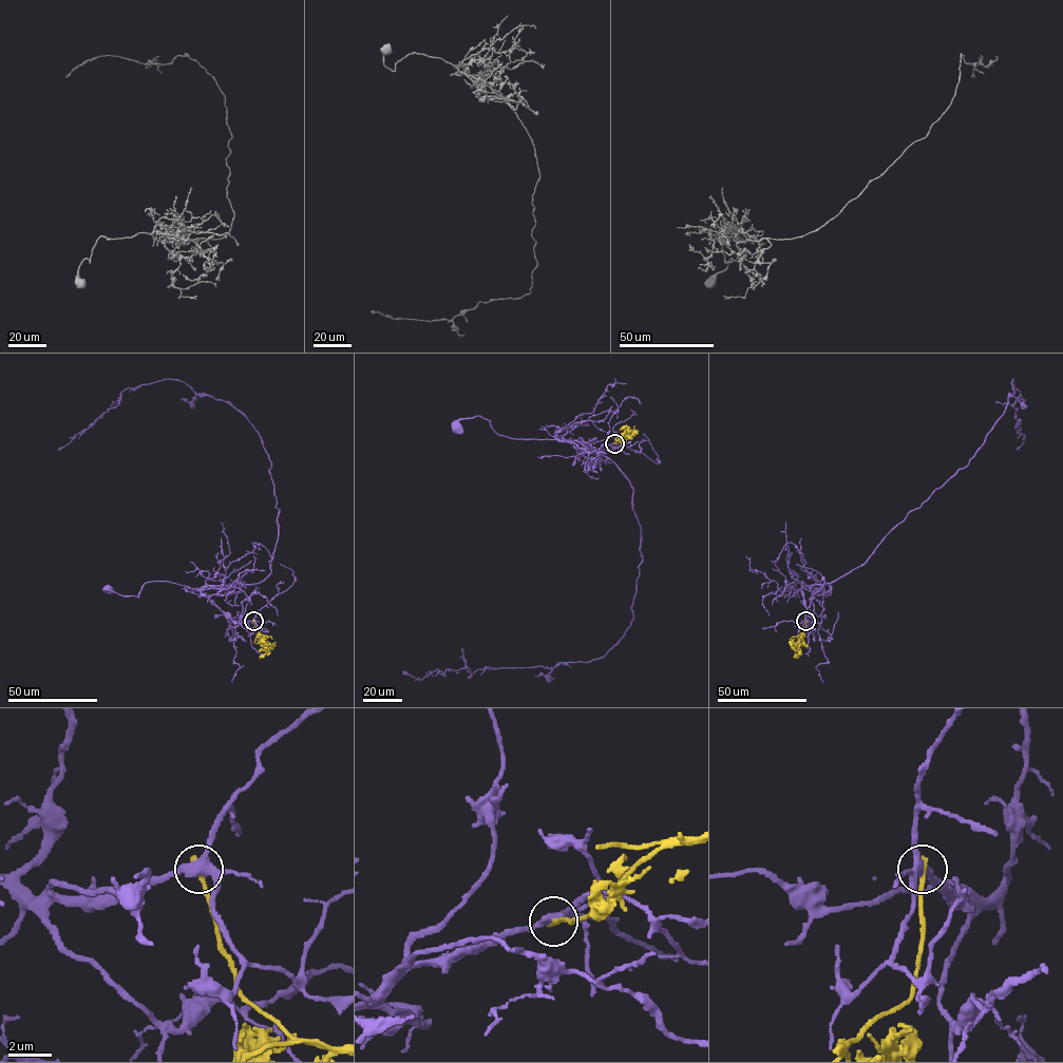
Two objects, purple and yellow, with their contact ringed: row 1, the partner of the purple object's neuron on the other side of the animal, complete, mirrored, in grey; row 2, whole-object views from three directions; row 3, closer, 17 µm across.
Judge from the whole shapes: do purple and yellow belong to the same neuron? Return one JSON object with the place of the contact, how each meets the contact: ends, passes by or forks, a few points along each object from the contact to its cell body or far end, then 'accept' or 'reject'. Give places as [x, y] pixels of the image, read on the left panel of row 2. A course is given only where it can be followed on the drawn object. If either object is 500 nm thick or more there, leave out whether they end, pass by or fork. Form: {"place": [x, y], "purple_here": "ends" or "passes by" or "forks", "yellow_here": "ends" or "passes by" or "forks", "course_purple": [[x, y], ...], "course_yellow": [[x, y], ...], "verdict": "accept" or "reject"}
{"place": [253, 621], "purple_here": "forks", "yellow_here": "ends", "course_purple": [[253, 621], [232, 621], [198, 588], [168, 582], [147, 582], [137, 596], [121, 595], [107, 587]], "course_yellow": [[253, 621], [262, 645], [267, 645], [265, 642], [259, 644]], "verdict": "reject"}

